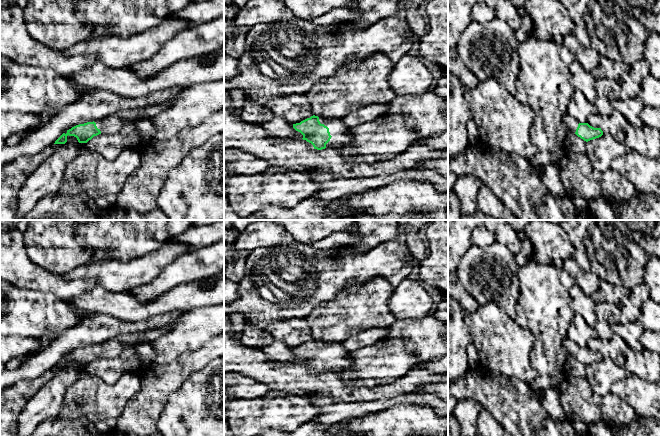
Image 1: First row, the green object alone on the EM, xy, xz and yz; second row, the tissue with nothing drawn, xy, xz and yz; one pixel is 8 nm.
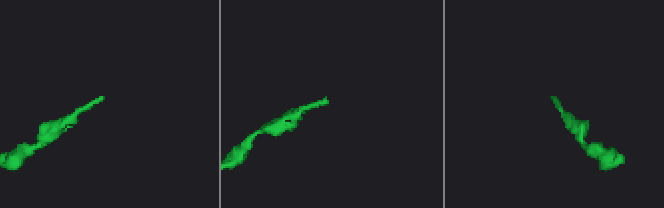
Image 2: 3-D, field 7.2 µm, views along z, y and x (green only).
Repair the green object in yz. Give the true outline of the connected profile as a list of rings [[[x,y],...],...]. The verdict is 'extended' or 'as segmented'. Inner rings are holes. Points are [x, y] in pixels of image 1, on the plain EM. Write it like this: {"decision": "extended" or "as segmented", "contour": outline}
{"decision": "extended", "contour": [[[566,337],[563,341],[569,356],[575,357],[578,361],[588,366],[603,359],[601,352],[594,352],[588,347],[579,347],[573,340]]]}

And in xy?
{"decision": "extended", "contour": [[[156,328],[145,331],[129,332],[118,334],[114,338],[93,346],[79,348],[63,357],[54,368],[65,368],[67,360],[74,360],[79,367],[87,367],[94,360],[101,357],[114,358],[119,356],[126,347],[136,346],[139,343],[146,343],[157,338],[168,329]]]}

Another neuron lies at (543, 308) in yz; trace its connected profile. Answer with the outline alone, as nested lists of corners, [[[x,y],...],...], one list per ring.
[[[533,258],[520,267],[518,272],[519,298],[514,320],[528,329],[534,336],[534,344],[530,353],[530,366],[536,372],[537,378],[528,386],[537,394],[549,388],[558,389],[567,376],[567,359],[569,354],[563,345],[568,328],[575,315],[570,308],[570,290],[576,286],[563,267],[541,265]]]

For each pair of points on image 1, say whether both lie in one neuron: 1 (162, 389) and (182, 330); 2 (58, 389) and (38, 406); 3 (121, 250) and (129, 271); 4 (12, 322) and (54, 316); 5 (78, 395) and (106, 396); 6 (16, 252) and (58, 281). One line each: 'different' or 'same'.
1: different
2: same
3: different
4: same
5: same
6: same

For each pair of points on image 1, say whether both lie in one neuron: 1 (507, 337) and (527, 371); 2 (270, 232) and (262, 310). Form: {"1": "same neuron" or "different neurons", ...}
{"1": "same neuron", "2": "different neurons"}

